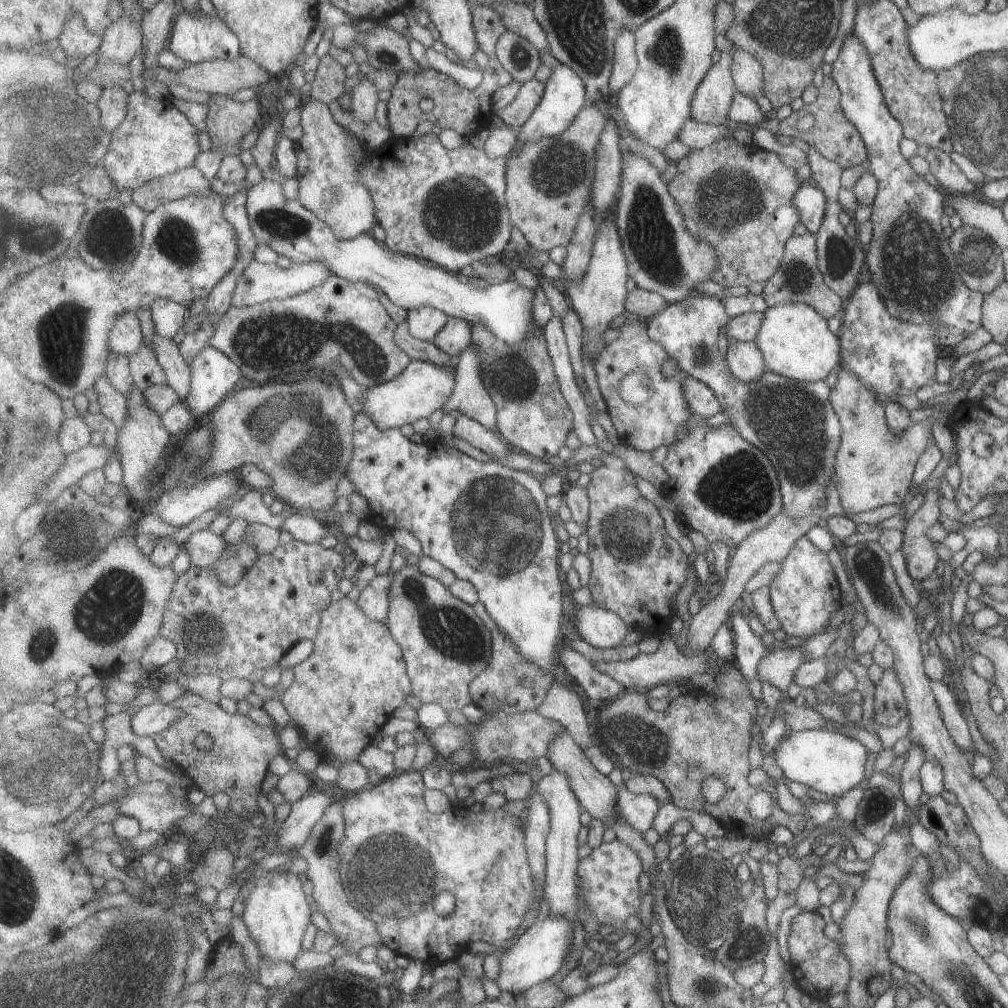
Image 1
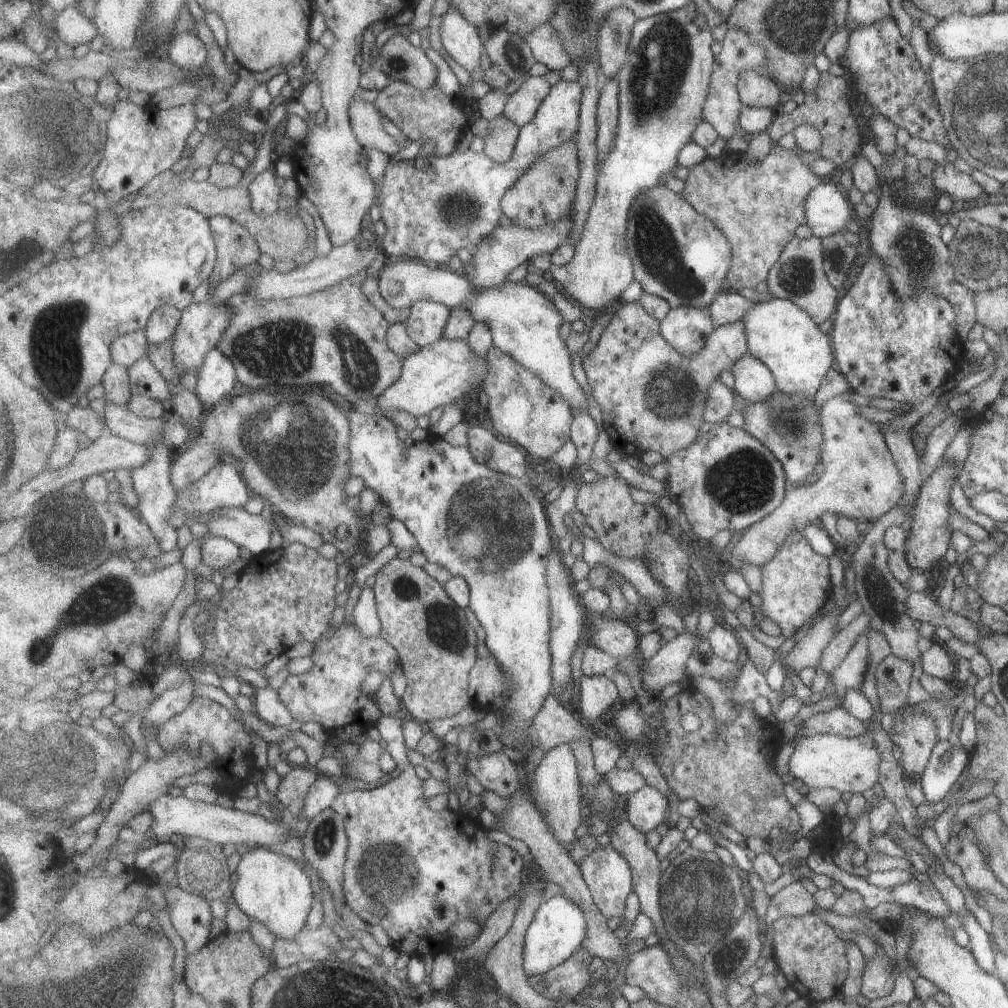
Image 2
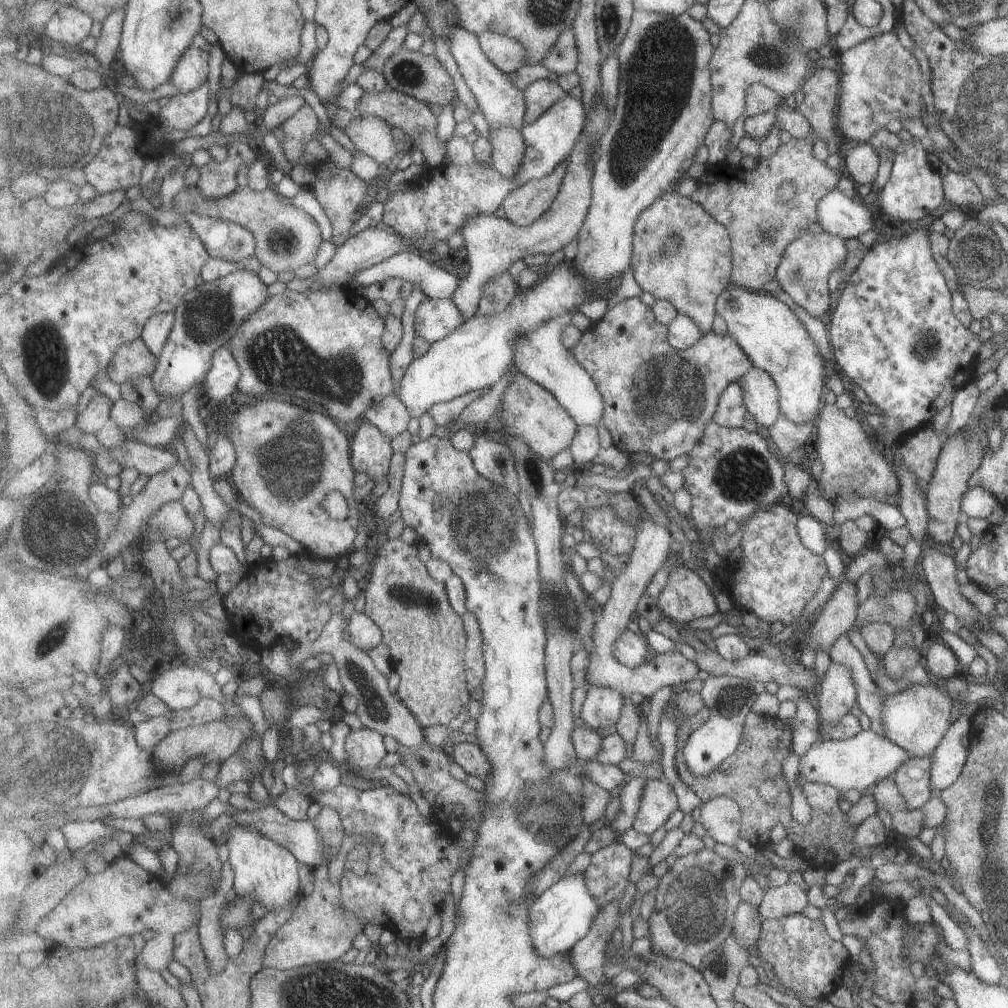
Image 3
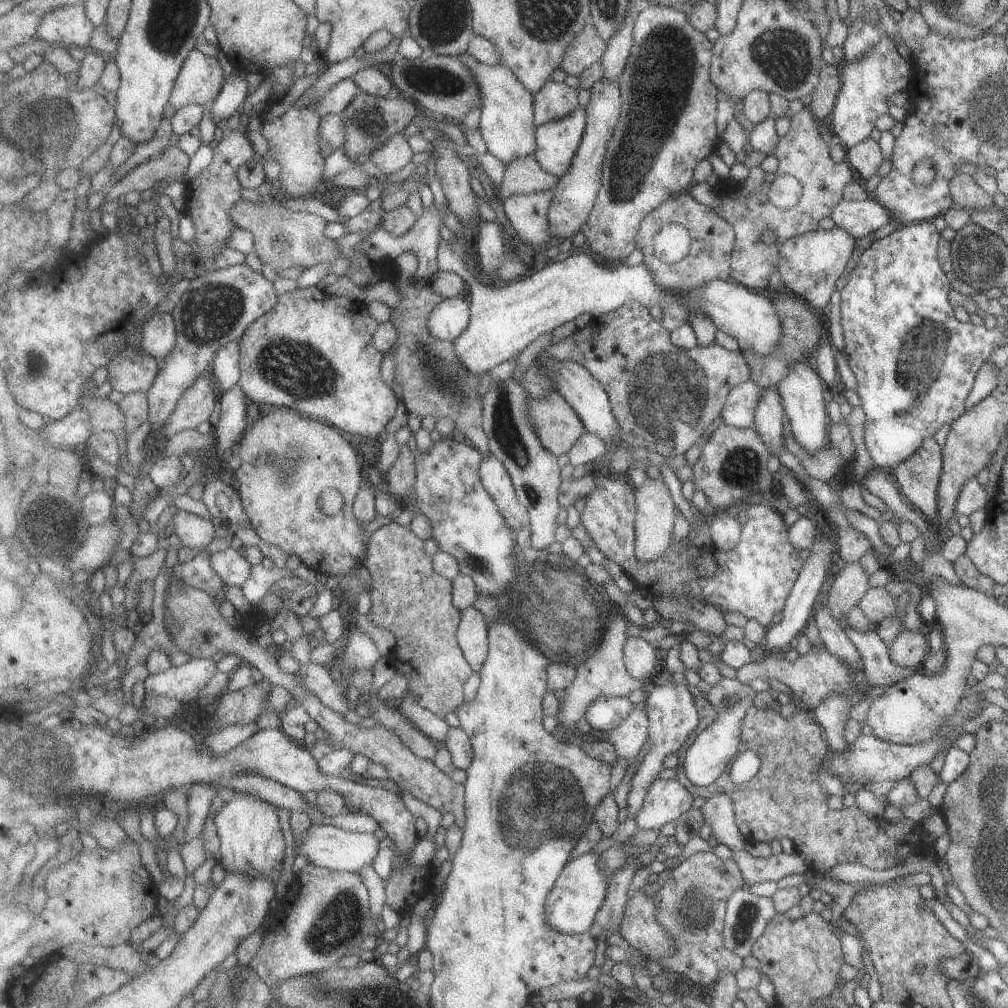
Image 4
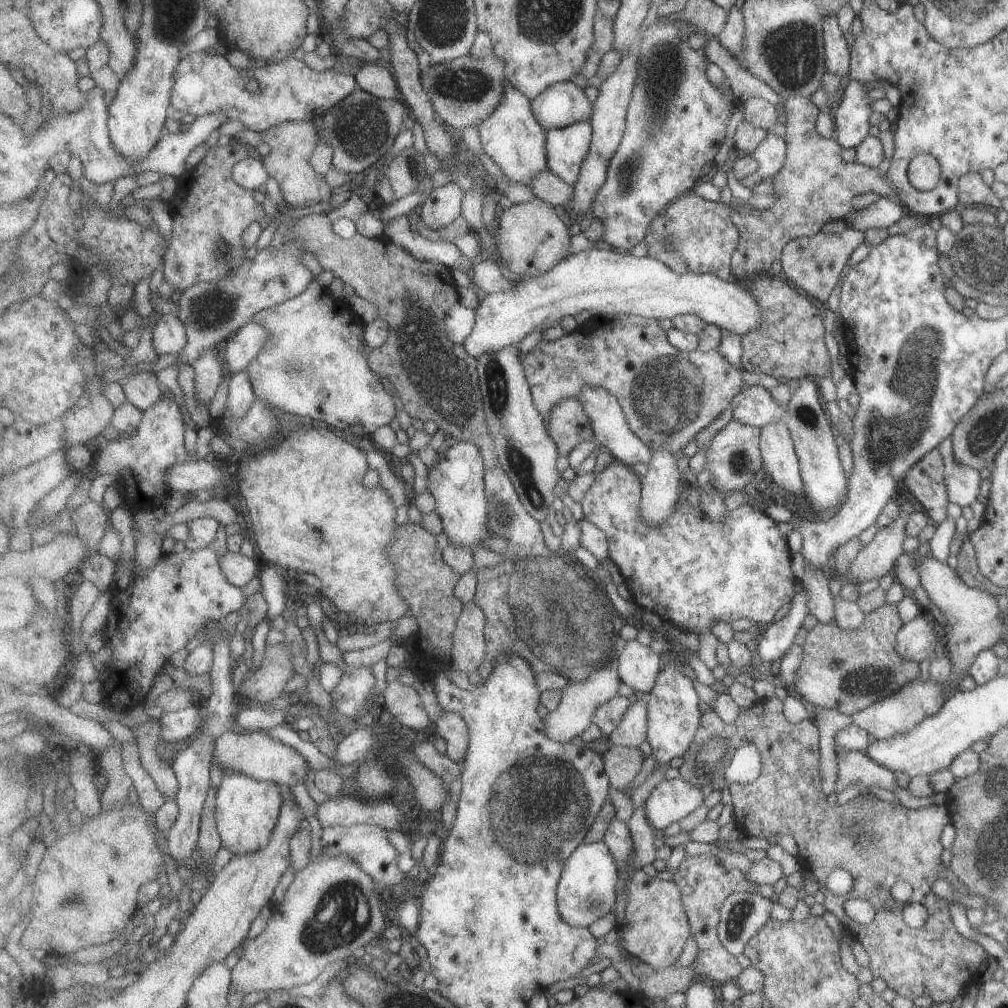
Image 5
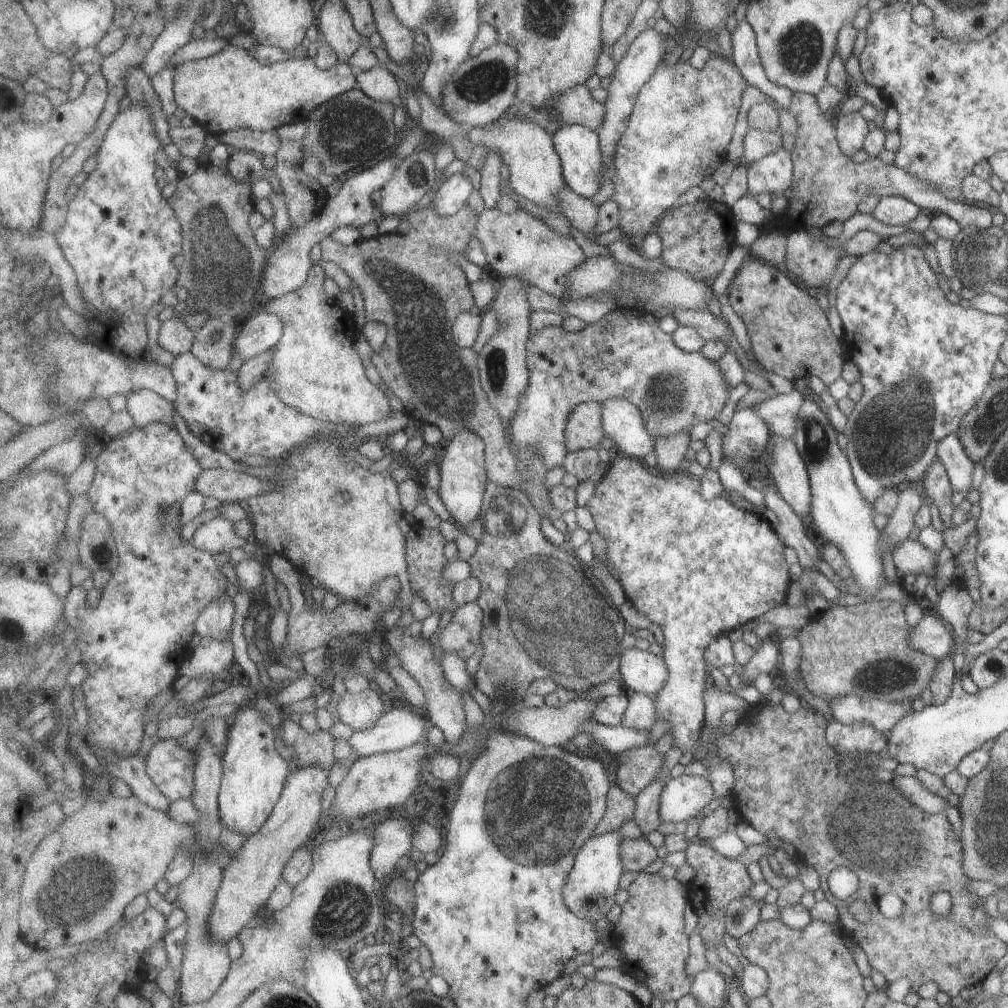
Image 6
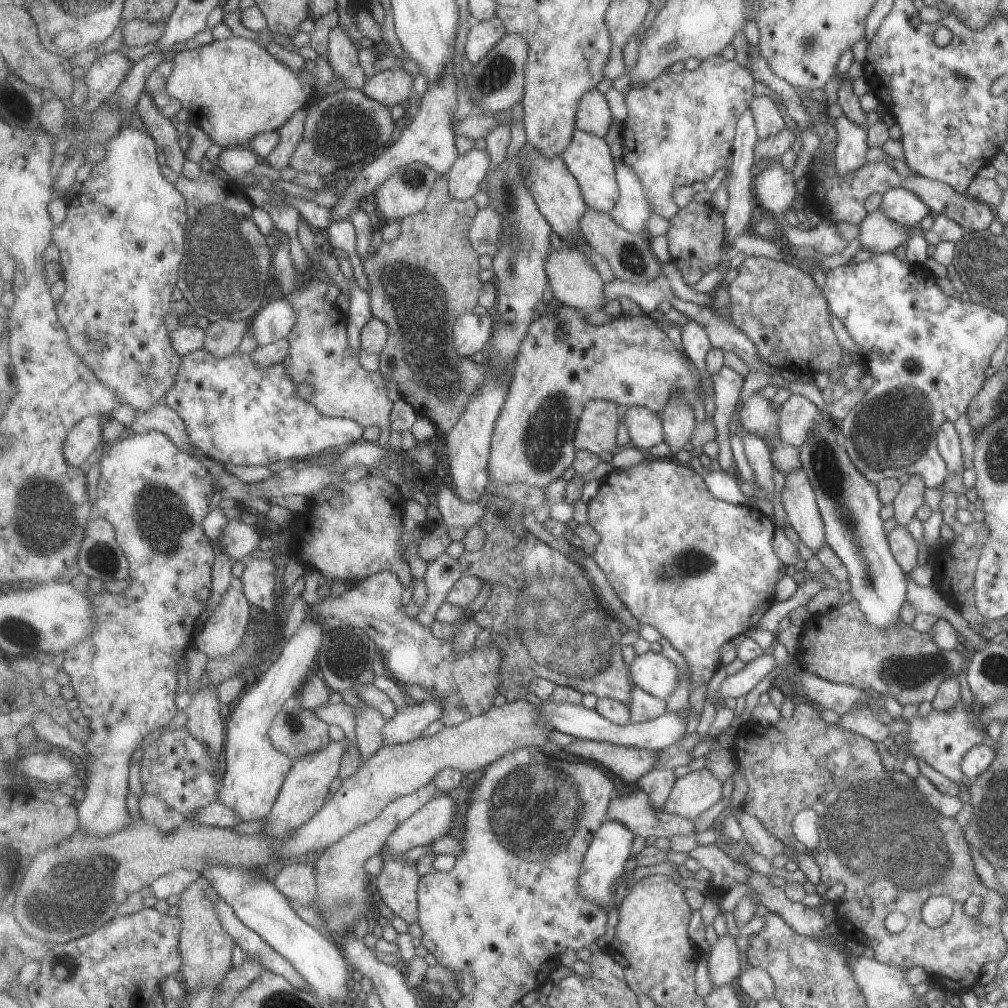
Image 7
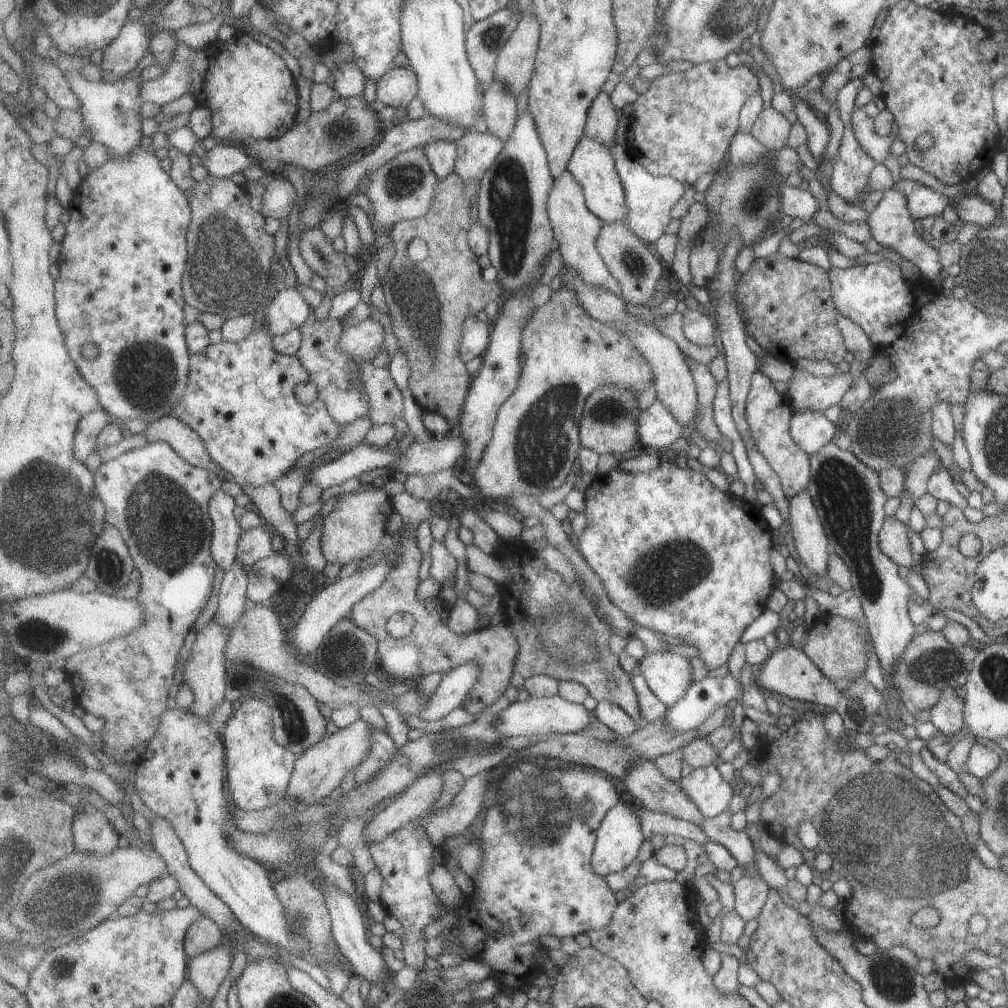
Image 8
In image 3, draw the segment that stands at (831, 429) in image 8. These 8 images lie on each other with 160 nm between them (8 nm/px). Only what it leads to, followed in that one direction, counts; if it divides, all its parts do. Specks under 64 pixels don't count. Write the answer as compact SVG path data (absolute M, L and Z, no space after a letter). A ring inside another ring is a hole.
M739 381L731 383L720 398L714 420L721 427L741 427L747 416L744 390Z

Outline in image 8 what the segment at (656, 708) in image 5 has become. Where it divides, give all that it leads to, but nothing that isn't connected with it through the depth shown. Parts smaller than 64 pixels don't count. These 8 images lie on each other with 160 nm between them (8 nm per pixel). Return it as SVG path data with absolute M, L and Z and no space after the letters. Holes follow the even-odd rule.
M661 462L661 466L659 468L655 468L653 472L649 472L649 474L633 474L629 472L623 472L623 470L616 469L611 470L607 475L598 475L597 478L593 480L593 484L587 488L586 491L586 508L585 513L587 523L586 527L584 528L583 532L577 538L577 550L580 554L587 560L591 569L601 578L603 587L607 592L611 602L615 604L618 608L621 608L625 614L627 614L630 620L633 620L634 624L637 627L643 627L646 629L651 630L655 634L660 633L663 636L679 636L684 638L684 644L690 645L698 648L699 651L699 658L703 661L707 671L713 670L714 668L719 668L726 664L729 660L729 656L731 656L731 652L733 652L733 648L737 646L737 644L742 643L742 637L745 633L745 630L765 612L767 609L768 599L769 596L772 595L775 586L775 572L773 572L773 564L771 564L771 548L773 548L773 536L772 536L772 529L767 524L767 520L763 518L762 510L754 506L751 502L747 502L743 497L735 497L733 494L728 492L721 492L717 486L714 486L710 483L709 478L706 476L705 471L691 470L691 468L679 468L677 464L673 462Z

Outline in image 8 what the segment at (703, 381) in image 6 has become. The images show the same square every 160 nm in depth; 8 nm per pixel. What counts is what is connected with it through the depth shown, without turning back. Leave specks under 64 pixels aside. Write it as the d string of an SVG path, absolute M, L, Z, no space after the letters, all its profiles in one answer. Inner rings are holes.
M561 284L552 291L543 306L536 308L523 332L523 374L519 388L500 409L493 439L479 466L471 472L472 485L485 498L499 500L512 498L513 494L529 494L539 498L545 492L566 484L582 448L580 425L589 396L601 386L614 385L643 391L651 382L654 383L651 365L633 346L633 342L619 330L593 318L577 296L579 294L575 290Z

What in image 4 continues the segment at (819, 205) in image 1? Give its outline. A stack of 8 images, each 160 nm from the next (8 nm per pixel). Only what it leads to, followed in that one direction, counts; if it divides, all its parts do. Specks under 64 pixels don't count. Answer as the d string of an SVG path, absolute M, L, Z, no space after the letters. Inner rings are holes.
M869 197L862 201L848 201L843 198L839 204L835 205L830 218L835 226L846 230L853 238L861 240L863 236L872 234L881 226L885 226L889 222L890 214L878 200L873 200L873 198Z

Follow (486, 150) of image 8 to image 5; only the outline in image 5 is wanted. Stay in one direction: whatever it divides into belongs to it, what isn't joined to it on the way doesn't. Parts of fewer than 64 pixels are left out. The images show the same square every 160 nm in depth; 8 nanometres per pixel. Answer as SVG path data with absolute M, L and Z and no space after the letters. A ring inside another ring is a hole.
M455 180L441 188L428 189L424 205L419 212L423 224L433 230L449 226L462 215L462 202L466 193Z

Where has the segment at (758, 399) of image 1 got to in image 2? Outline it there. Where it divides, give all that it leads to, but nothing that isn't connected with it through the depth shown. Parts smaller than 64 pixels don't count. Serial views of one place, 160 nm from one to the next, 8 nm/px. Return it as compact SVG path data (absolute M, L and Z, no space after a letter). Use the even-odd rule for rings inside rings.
M693 305L672 308L660 323L660 331L665 340L686 357L696 355L701 349L704 349L708 343L708 336L712 335L717 328L709 307L694 307ZM775 391L768 399L749 403L745 400L746 407L742 412L744 429L757 437L774 455L784 464L789 487L804 487L807 485L807 476L815 472L817 464L822 462L822 446L824 444L824 428L822 427L822 407L816 405L815 400L808 399L805 395L790 395L783 391Z

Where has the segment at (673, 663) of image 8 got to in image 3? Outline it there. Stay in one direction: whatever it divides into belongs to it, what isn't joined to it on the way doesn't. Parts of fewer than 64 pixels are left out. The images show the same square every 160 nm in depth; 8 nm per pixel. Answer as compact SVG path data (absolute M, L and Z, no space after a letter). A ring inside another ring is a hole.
M625 629L614 644L616 659L625 666L635 668L649 658L649 644L642 634Z

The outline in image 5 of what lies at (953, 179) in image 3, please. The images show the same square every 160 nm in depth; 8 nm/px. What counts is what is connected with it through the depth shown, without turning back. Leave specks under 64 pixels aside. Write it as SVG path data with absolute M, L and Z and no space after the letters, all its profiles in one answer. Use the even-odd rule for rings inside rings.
M977 171L961 175L956 182L958 207L966 206L1000 206L999 199L981 179Z

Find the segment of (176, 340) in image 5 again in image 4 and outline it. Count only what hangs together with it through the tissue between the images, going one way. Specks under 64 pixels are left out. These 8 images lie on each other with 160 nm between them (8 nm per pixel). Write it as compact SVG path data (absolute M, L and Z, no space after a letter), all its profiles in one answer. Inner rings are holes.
M157 313L142 328L141 348L162 361L175 348L177 331L172 313Z

